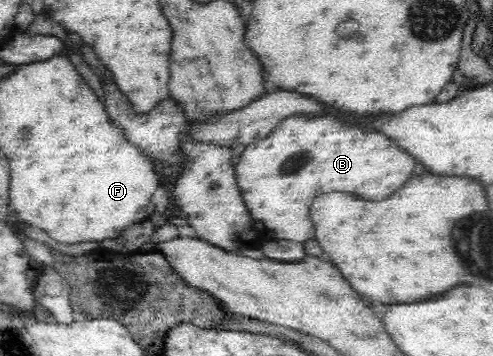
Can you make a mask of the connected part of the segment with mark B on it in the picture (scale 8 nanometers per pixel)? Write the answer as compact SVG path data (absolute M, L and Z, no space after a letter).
M293 114L293 118L281 120L269 134L269 138L251 142L245 148L237 164L237 182L257 230L267 230L269 236L279 240L283 238L305 242L315 238L315 228L309 222L307 214L313 198L319 192L339 190L357 194L365 200L381 200L403 186L403 182L413 174L413 166L413 158L409 158L409 154L405 154L401 146L393 146L393 142L389 142L385 134L377 134L373 130L357 130L357 126L341 126L337 118L305 118L305 114Z

